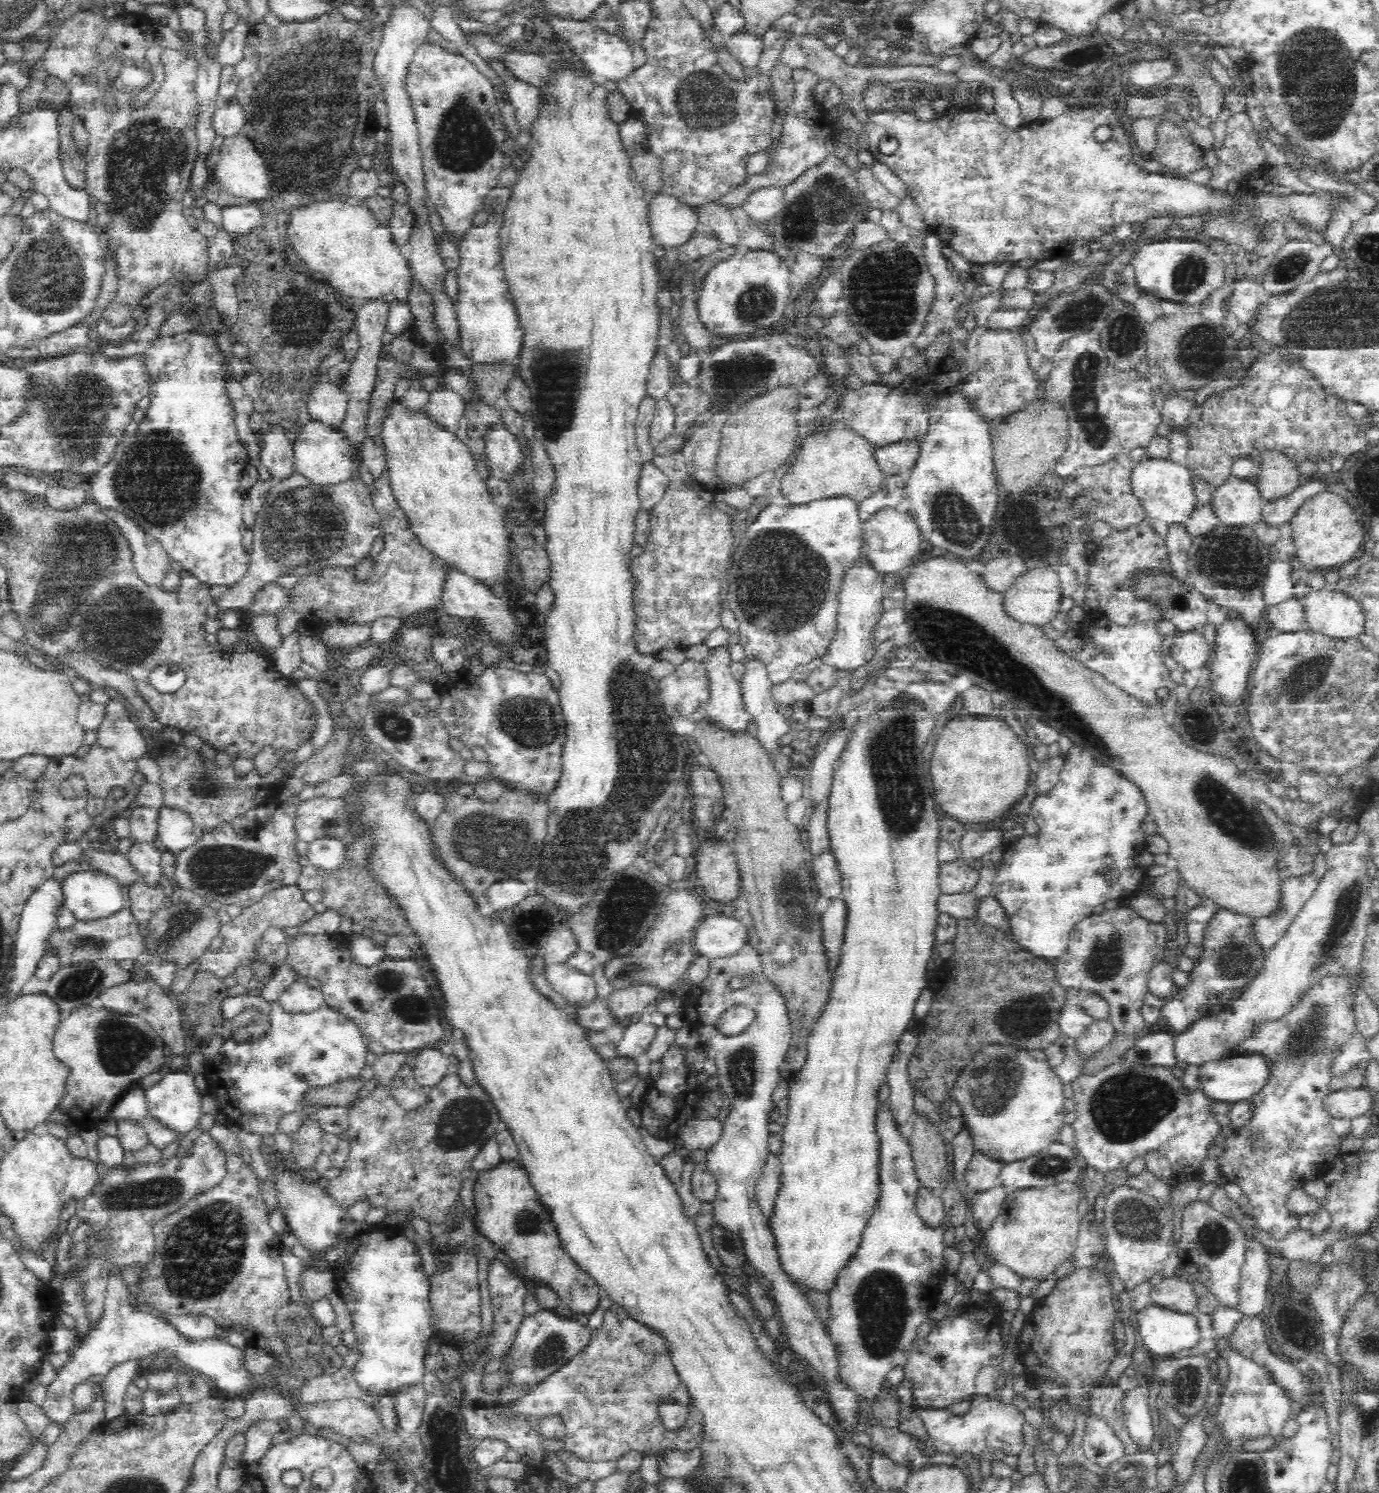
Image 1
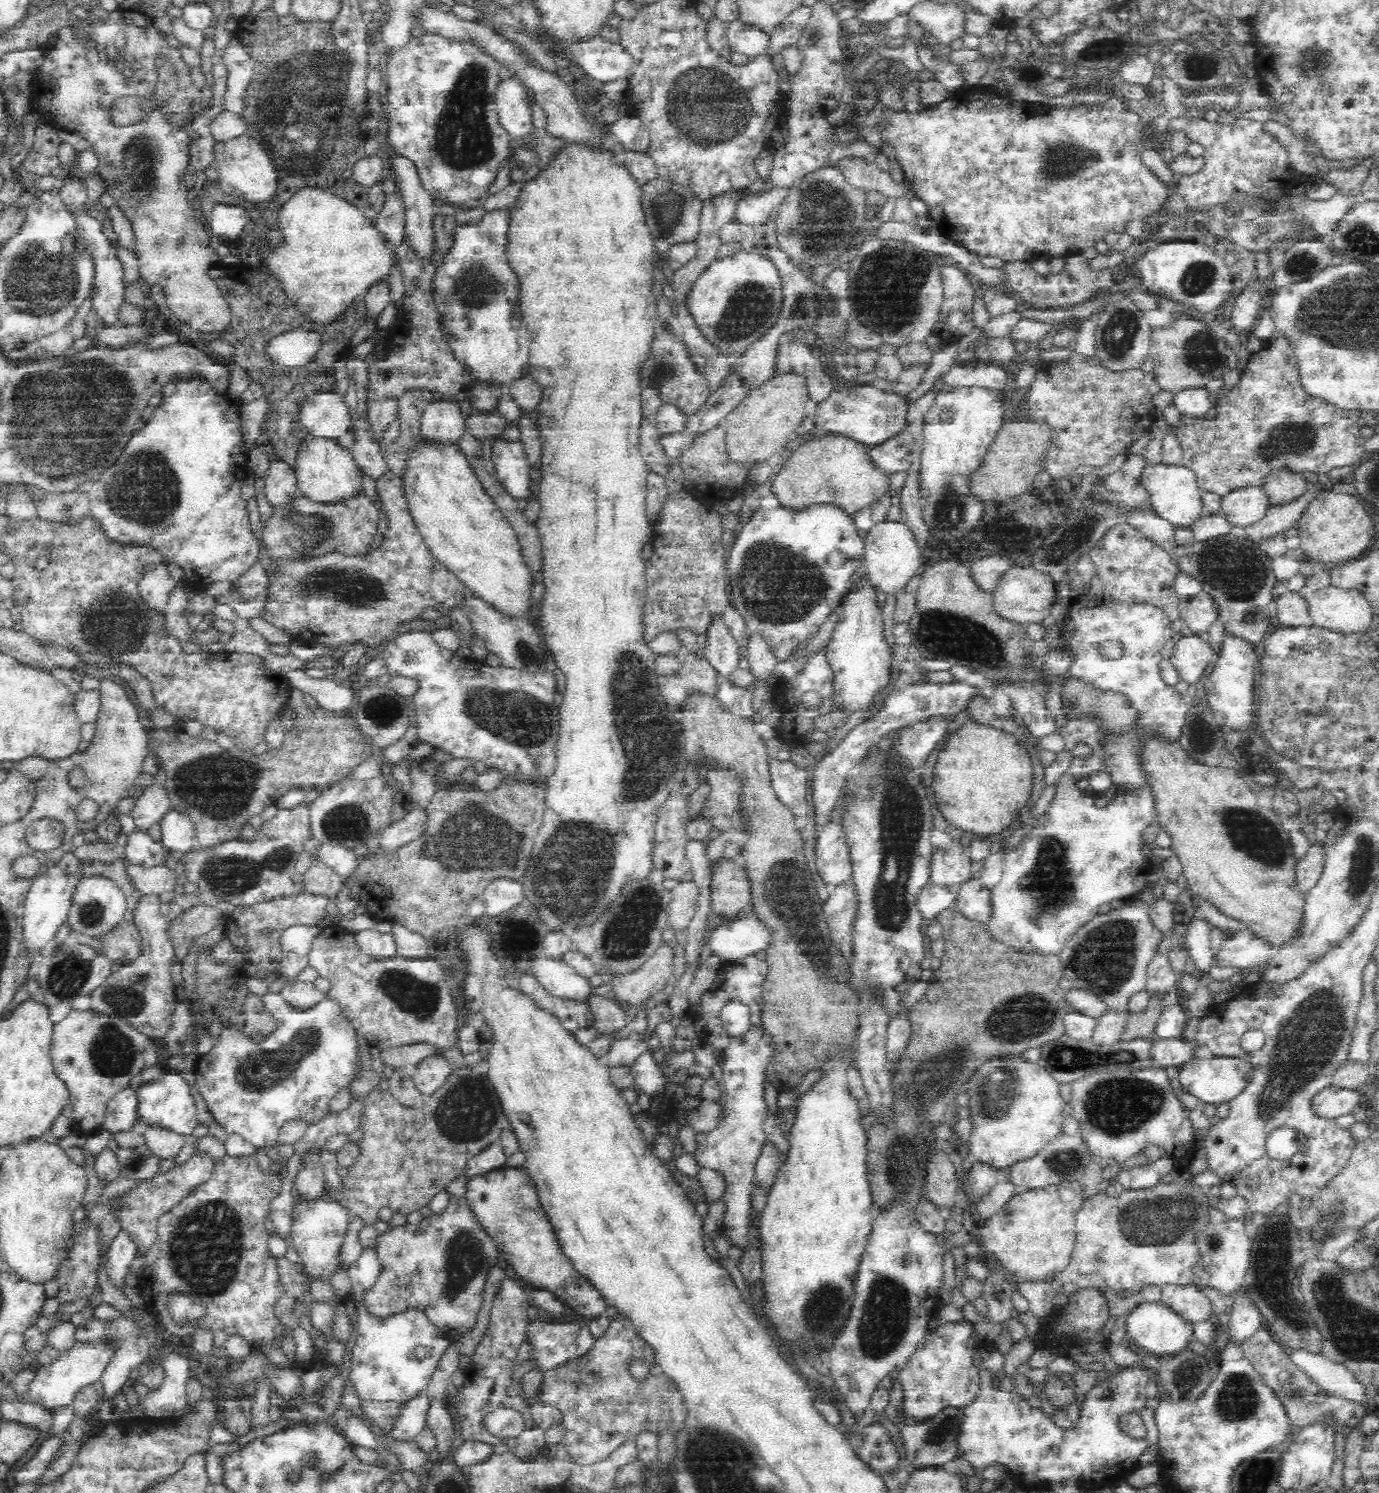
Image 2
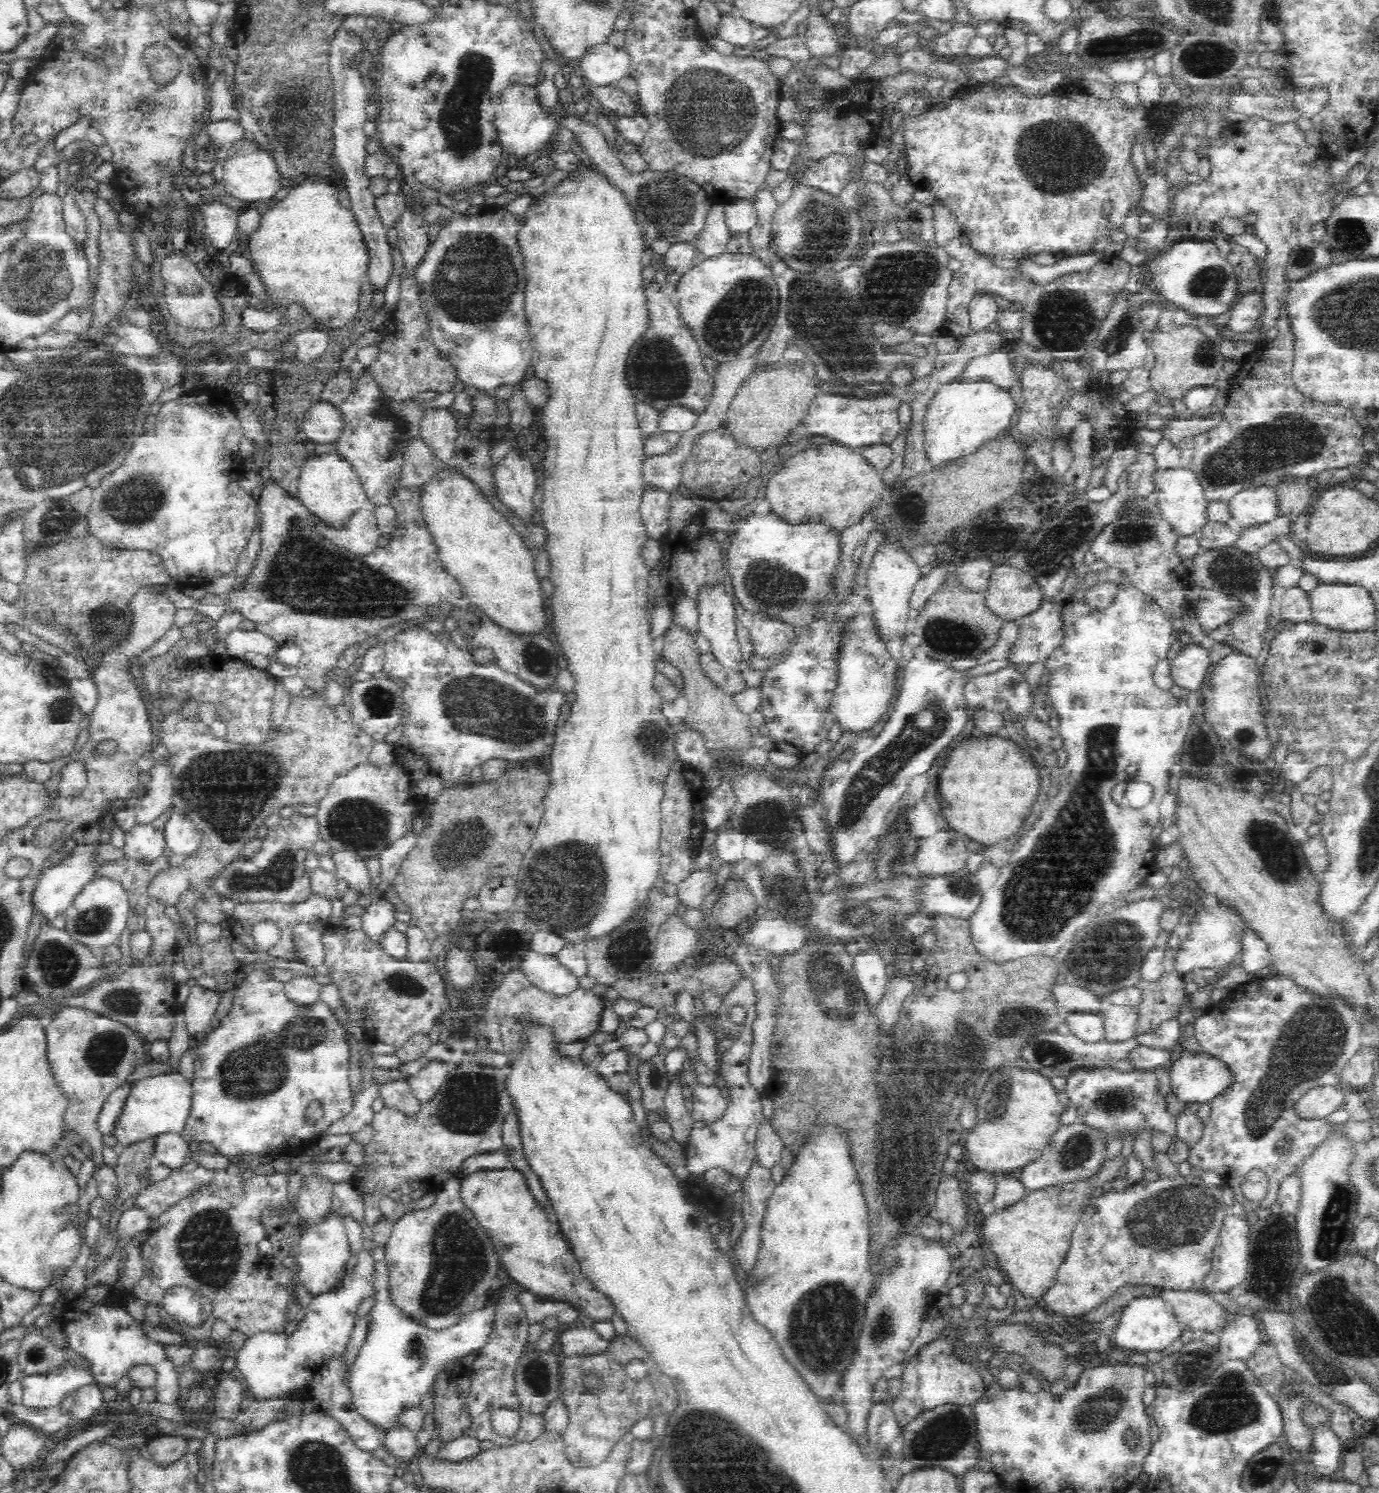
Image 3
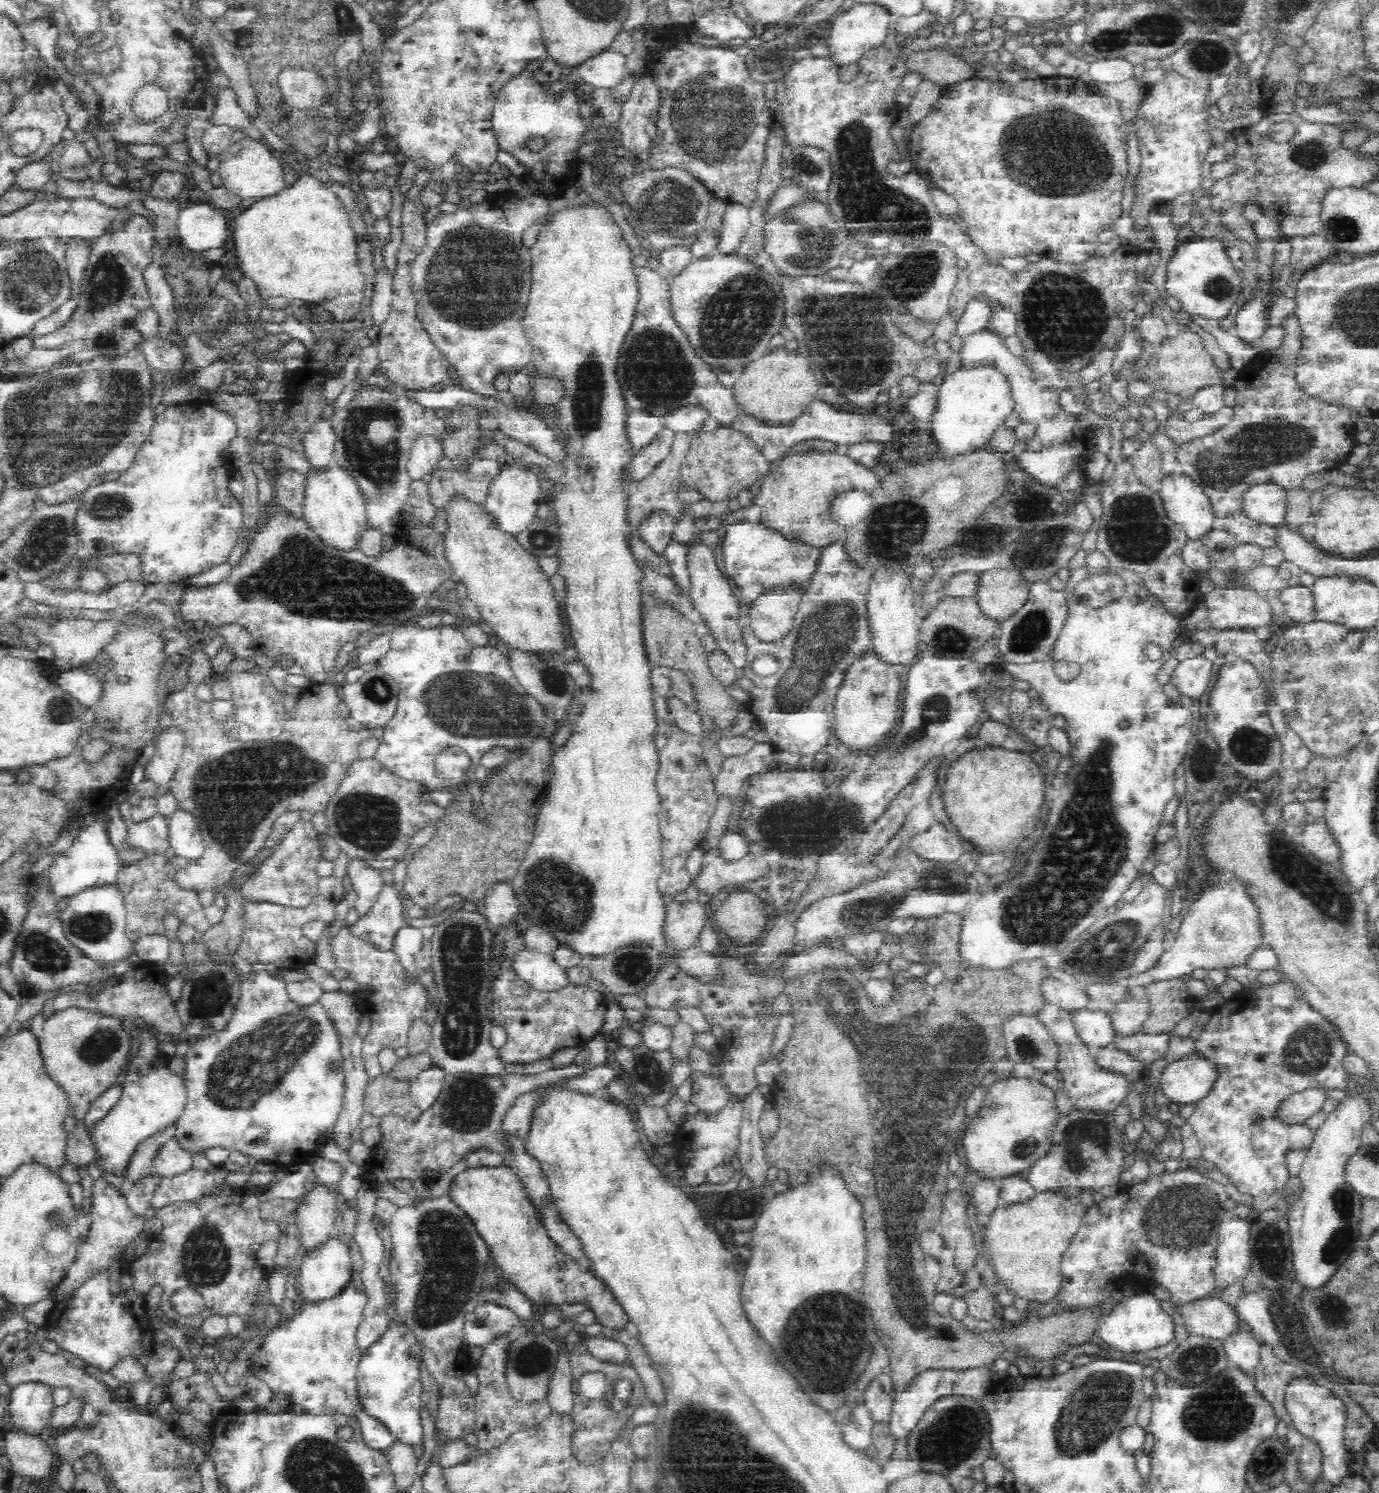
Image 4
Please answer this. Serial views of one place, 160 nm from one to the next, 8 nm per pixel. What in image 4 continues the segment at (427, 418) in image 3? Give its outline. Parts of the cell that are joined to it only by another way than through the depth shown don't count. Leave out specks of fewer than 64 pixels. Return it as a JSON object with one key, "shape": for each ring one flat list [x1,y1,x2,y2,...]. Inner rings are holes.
{"shape":[[419,436,412,445,406,463,408,474,413,481,422,480,424,474,436,470,443,456,440,436]]}

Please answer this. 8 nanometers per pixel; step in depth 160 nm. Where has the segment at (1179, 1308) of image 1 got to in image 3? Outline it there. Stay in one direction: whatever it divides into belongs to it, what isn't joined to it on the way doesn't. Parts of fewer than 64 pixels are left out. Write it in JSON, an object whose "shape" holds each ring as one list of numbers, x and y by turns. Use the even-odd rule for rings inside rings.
{"shape":[[1164,1290,1160,1293,1163,1301,1169,1306,1170,1311,1179,1322,1181,1328,1187,1329,1191,1333,1196,1332,1202,1335,1204,1332,1207,1334,1218,1333,1224,1326,1227,1325,1226,1314,1228,1309,1220,1303,1212,1299,1212,1295,1202,1291,1171,1291]]}

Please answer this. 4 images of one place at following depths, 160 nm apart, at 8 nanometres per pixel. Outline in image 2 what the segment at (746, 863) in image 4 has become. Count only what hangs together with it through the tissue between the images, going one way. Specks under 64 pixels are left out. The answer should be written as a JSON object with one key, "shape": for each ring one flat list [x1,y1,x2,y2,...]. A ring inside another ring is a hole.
{"shape":[[678,881,678,885,671,890,671,900,668,904,668,924,676,931,684,930,691,918,698,912,695,908,698,894,696,881]]}

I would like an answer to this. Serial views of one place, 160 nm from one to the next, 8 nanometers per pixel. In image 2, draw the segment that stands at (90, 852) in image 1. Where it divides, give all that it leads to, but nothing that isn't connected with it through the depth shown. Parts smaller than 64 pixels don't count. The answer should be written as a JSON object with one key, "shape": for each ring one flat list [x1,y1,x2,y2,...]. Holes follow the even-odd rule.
{"shape":[[128,862,128,875,136,885,136,889,144,895,172,892,176,888,176,879,180,872,181,870,174,870,164,865,146,868]]}

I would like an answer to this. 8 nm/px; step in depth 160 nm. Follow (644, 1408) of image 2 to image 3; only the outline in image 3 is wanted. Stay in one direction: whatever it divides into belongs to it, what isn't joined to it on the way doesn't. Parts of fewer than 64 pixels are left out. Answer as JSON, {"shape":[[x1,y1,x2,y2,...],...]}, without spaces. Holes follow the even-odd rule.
{"shape":[[614,1336,610,1340,611,1350,604,1355,592,1356,569,1356,560,1359,560,1397,564,1397,566,1407,568,1407,569,1422,567,1430,562,1434,565,1455,572,1465,578,1468,596,1467,604,1462,610,1451,615,1448,619,1438,622,1438,627,1432,631,1432,631,1428,636,1424,637,1420,644,1417,654,1418,658,1413,668,1413,676,1408,677,1394,673,1387,673,1382,665,1374,658,1369,650,1355,646,1353,635,1341,632,1336],[632,1360,641,1360,648,1367,648,1374,642,1380,632,1380,626,1375,626,1366],[588,1373,598,1373,600,1380,600,1388,594,1395,585,1394,585,1390,581,1387,581,1378]]}

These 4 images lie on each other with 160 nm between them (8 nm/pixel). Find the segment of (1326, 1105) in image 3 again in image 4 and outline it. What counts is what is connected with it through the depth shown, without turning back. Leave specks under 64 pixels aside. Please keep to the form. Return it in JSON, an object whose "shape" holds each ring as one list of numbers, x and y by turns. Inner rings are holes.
{"shape":[[1310,1088,1282,1099,1276,1108,1276,1119,1286,1125,1304,1124,1313,1115,1321,1112,1328,1099,1325,1090]]}

